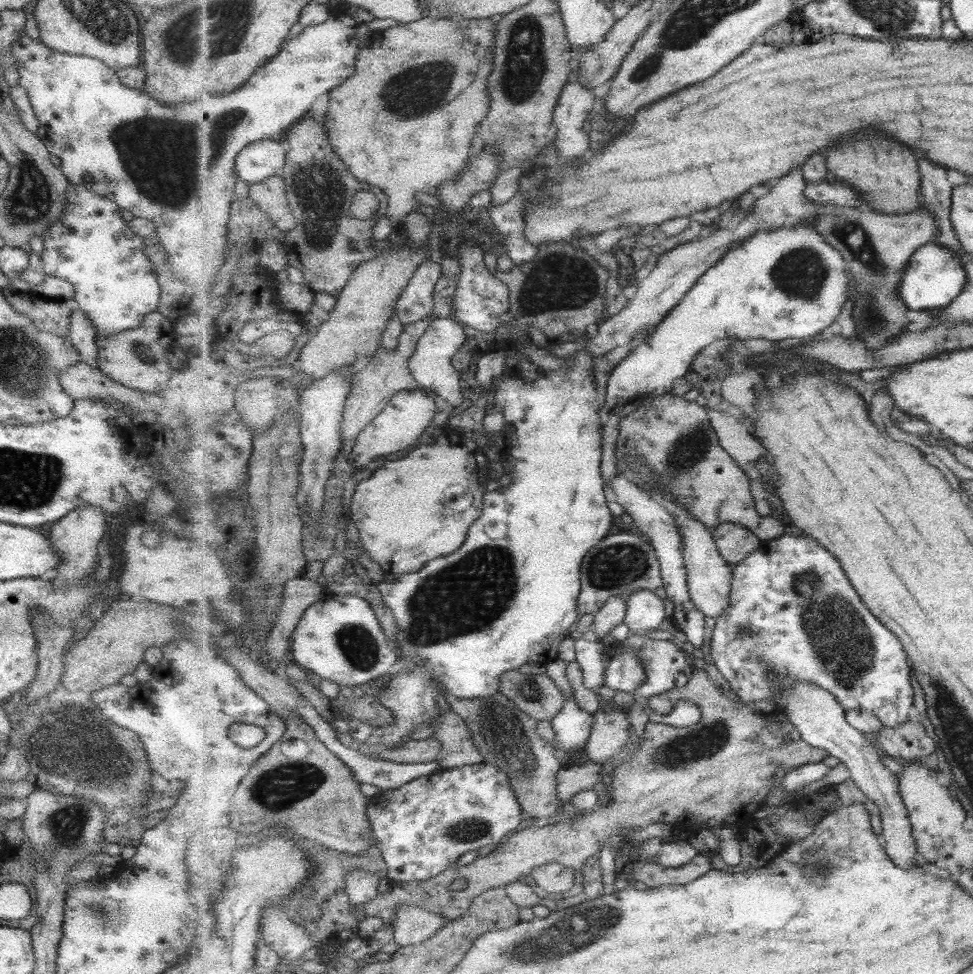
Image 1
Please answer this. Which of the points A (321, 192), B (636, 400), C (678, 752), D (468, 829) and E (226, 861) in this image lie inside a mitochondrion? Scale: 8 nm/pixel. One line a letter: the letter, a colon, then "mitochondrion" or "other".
A: mitochondrion
B: other
C: mitochondrion
D: mitochondrion
E: other

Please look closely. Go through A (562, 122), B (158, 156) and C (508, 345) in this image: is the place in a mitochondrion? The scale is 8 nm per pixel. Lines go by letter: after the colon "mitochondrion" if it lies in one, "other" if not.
A: other
B: mitochondrion
C: other

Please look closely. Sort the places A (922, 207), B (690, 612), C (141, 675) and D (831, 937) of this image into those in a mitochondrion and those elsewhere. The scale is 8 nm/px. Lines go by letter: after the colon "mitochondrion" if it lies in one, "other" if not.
A: other
B: other
C: other
D: other

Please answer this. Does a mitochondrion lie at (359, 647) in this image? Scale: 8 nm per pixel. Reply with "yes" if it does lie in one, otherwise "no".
yes

